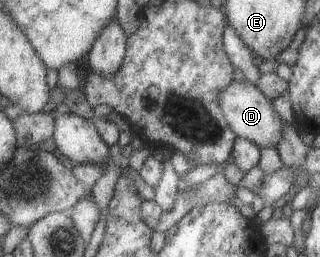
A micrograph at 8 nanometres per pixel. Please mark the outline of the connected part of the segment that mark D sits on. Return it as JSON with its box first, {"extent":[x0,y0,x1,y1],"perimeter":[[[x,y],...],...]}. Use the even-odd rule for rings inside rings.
{"extent":[219,80,284,148],"perimeter":[[[232,80],[229,86],[219,94],[219,106],[223,112],[223,118],[227,120],[229,128],[237,137],[253,142],[259,148],[276,148],[284,123],[275,112],[271,101],[261,94],[256,85],[251,84],[248,80],[242,82]]]}

